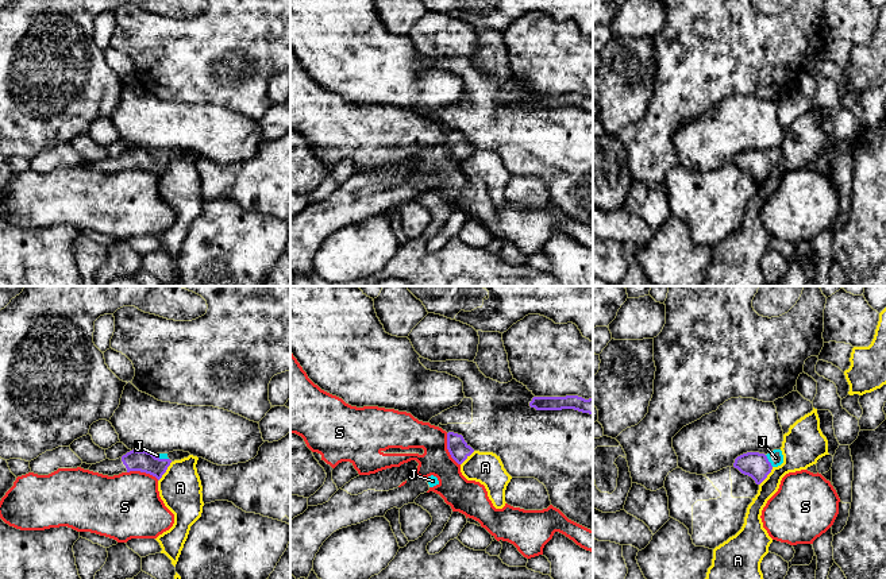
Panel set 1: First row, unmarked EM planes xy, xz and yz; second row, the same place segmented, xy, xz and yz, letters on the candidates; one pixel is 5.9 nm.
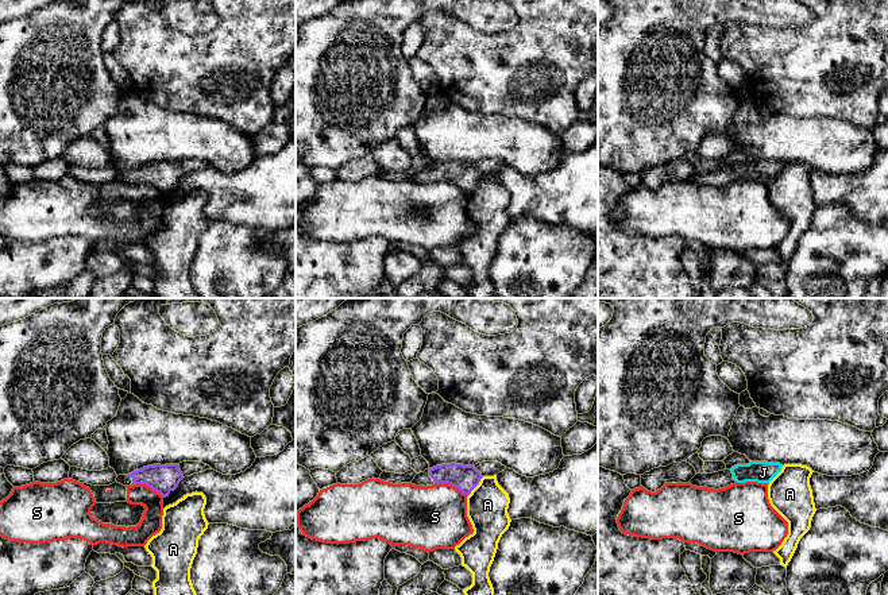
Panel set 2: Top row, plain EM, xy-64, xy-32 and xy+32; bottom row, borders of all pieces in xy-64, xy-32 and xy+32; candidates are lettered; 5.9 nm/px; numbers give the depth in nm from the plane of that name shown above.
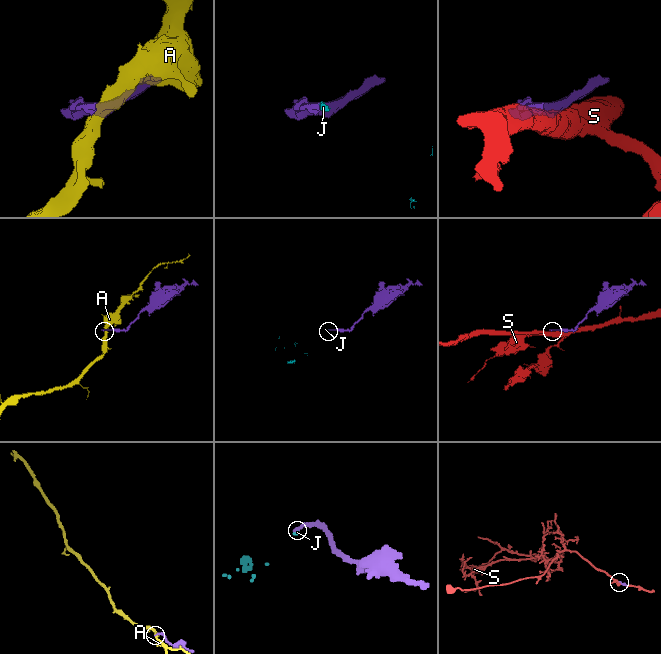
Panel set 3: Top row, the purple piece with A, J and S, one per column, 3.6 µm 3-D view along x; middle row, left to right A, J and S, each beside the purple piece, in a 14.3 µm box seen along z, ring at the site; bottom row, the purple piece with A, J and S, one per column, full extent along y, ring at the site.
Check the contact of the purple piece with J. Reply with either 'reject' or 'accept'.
accept

